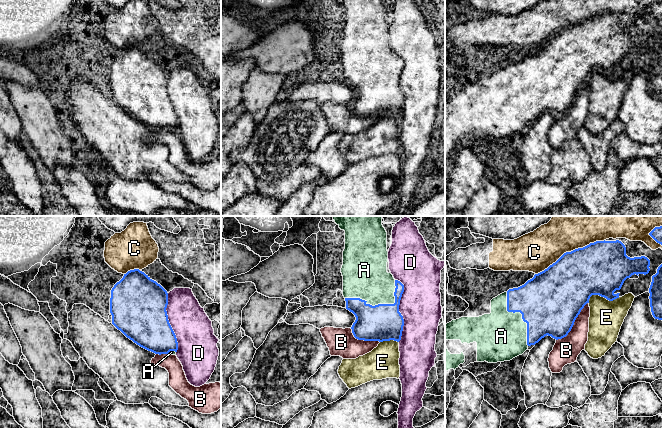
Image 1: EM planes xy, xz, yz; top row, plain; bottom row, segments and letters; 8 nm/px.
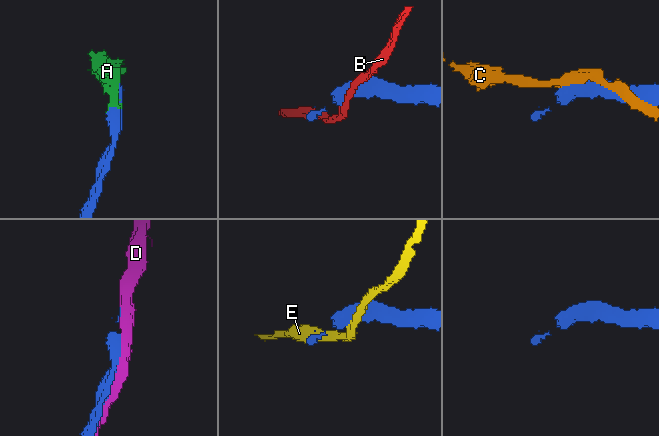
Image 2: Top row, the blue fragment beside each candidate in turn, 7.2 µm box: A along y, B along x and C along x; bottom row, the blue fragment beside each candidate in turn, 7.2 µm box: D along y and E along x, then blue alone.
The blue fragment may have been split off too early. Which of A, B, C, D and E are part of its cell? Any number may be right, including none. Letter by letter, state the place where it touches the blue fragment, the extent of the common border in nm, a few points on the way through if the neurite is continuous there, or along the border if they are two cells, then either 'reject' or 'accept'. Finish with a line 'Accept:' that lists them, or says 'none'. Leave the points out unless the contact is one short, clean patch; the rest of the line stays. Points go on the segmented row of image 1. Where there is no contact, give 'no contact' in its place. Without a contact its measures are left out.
A: xz (380, 304) | 440 nm | accept
B: yz (573, 324) | 400 nm | reject
C: yz (569, 252) | 650 nm | reject
D: xz (398, 309) | 500 nm | reject
E: yz (602, 296) | 260 nm | reject
Accept: A

